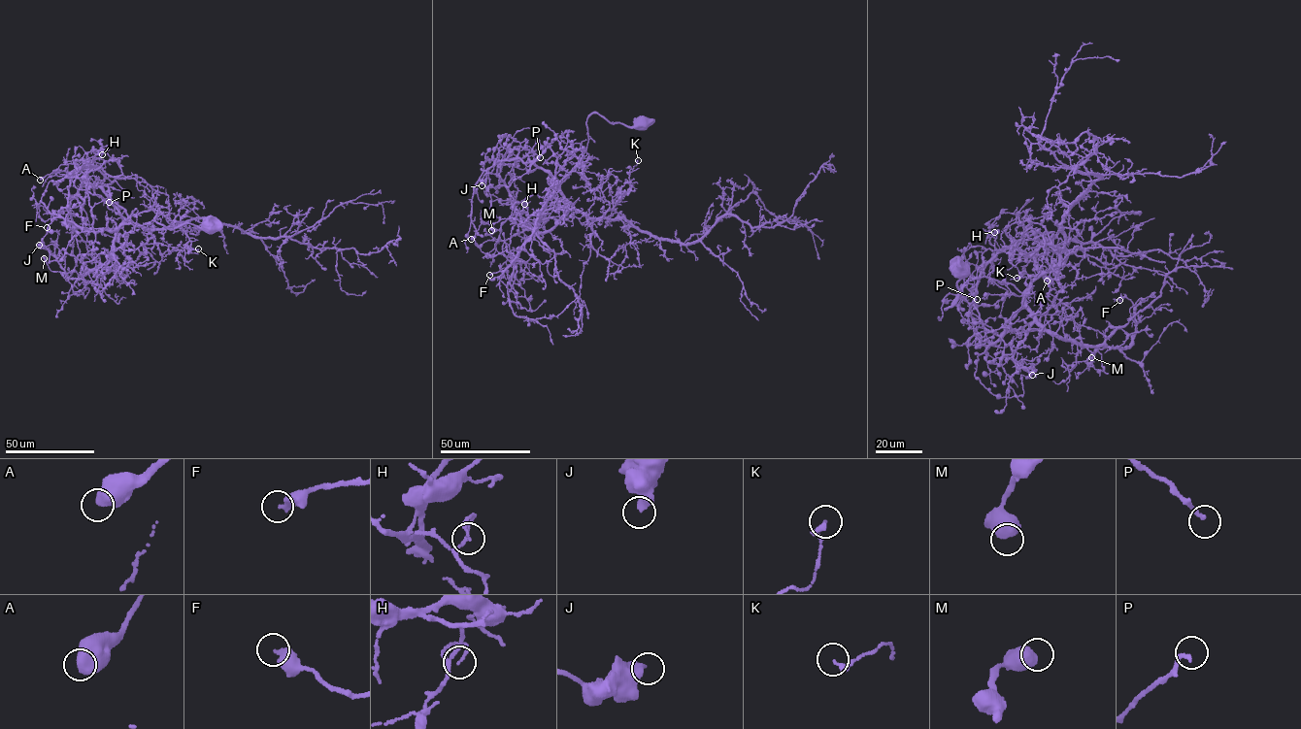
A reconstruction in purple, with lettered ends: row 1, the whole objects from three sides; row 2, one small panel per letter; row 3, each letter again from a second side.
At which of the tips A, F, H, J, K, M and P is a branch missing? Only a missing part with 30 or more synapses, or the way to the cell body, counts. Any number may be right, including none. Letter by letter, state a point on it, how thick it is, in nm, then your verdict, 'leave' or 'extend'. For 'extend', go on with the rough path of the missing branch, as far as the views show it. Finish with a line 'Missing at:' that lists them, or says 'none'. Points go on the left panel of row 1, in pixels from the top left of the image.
A: place (40, 180); calibre 650 nm; leave
F: place (47, 227); calibre 400 nm; leave
H: place (102, 154); calibre 110 nm; leave
J: place (39, 245); calibre 400 nm; leave
K: place (198, 248); calibre 240 nm; leave
M: place (44, 258); calibre 650 nm; leave
P: place (109, 202); calibre 190 nm; leave
Missing at: none

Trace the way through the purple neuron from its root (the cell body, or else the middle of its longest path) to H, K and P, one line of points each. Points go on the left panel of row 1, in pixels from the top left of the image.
H: (211, 227), (169, 228), (151, 210), (123, 222), (127, 215), (103, 185), (103, 171), (89, 163), (102, 154)
K: (211, 227), (169, 228), (151, 210), (123, 222), (159, 230), (179, 215), (188, 250), (198, 248)
P: (211, 227), (169, 228), (151, 210), (117, 229), (95, 231), (92, 207), (109, 202)

